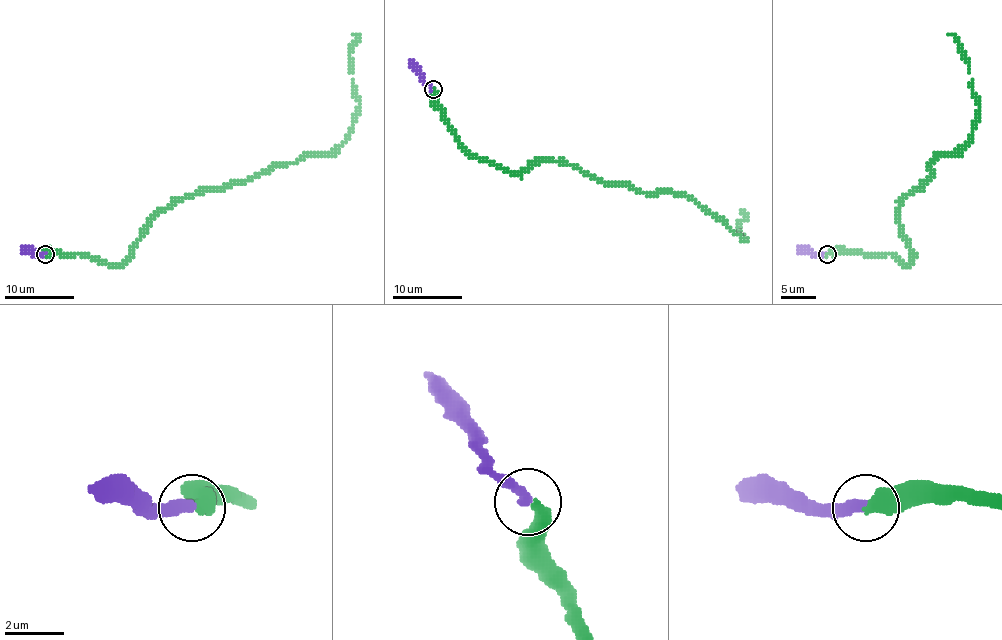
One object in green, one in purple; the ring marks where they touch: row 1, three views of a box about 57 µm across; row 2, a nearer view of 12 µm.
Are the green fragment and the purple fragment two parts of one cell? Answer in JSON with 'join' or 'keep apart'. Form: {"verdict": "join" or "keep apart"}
{"verdict": "join"}

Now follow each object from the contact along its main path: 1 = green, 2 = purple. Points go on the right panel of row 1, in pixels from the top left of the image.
1: (828, 254), (912, 258), (898, 204), (969, 139), (978, 110), (968, 57), (947, 35)
2: (827, 254), (809, 254), (797, 249)

